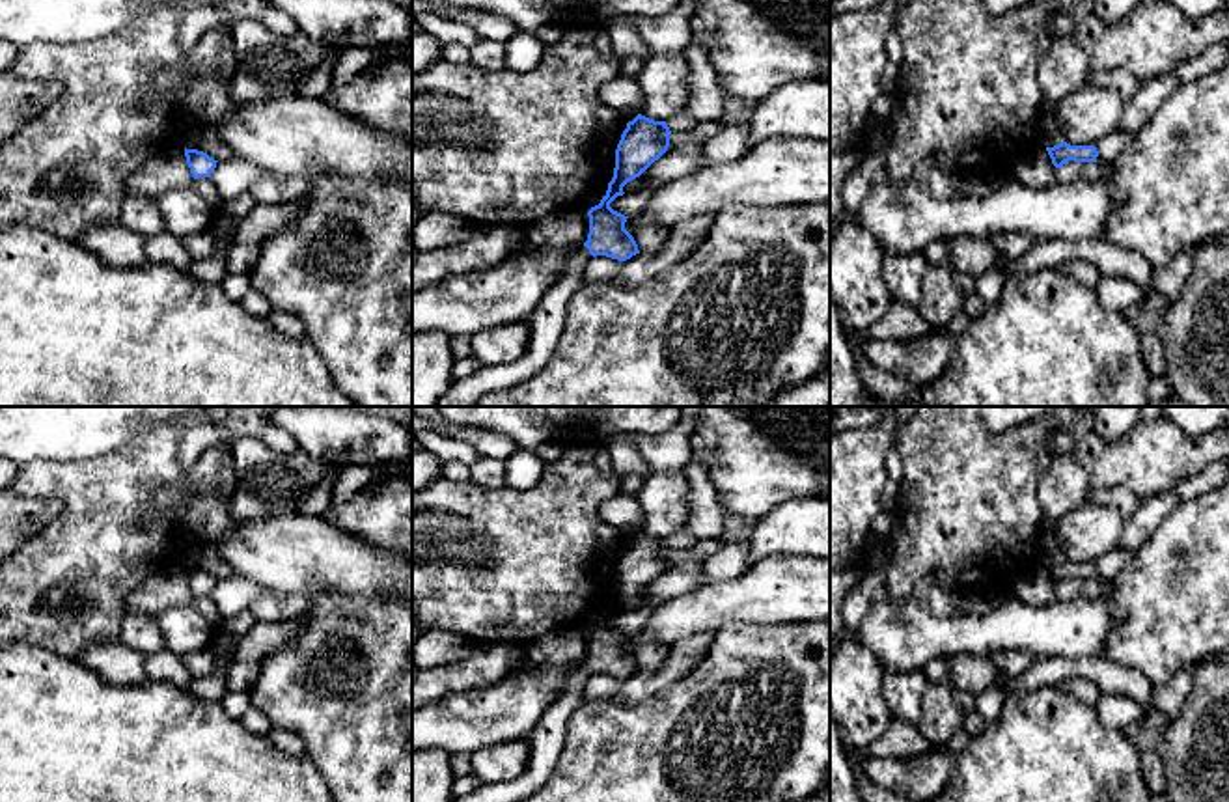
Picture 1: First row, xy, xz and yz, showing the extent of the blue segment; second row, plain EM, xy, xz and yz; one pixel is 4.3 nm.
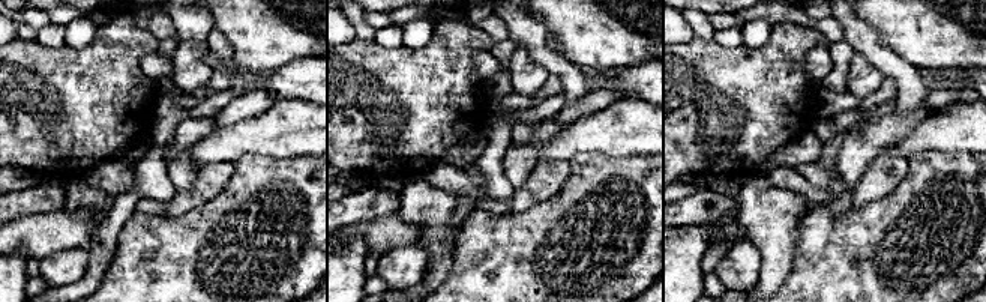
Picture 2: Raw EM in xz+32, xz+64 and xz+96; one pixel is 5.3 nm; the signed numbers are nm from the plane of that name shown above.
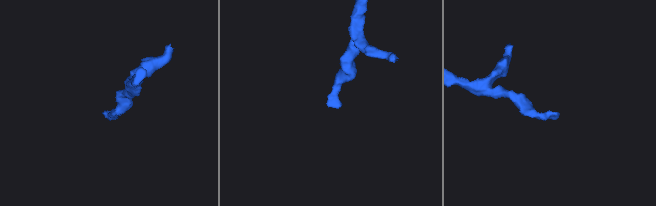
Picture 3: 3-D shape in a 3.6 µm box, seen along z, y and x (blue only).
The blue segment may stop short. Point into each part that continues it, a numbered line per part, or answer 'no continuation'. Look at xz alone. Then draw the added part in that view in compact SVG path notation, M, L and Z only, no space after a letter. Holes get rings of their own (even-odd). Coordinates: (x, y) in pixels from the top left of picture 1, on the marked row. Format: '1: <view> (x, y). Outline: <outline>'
1: xz (547, 323). Outline: M580 246L569 257L565 272L528 319L530 345L515 364L496 367L481 366L474 375L455 380L436 407L476 407L483 395L513 388L535 377L558 345L567 306L582 287L584 270L591 257L586 246Z

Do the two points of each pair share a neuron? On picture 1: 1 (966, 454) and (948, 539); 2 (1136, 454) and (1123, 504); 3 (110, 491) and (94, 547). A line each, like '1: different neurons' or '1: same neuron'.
1: same neuron
2: different neurons
3: same neuron

